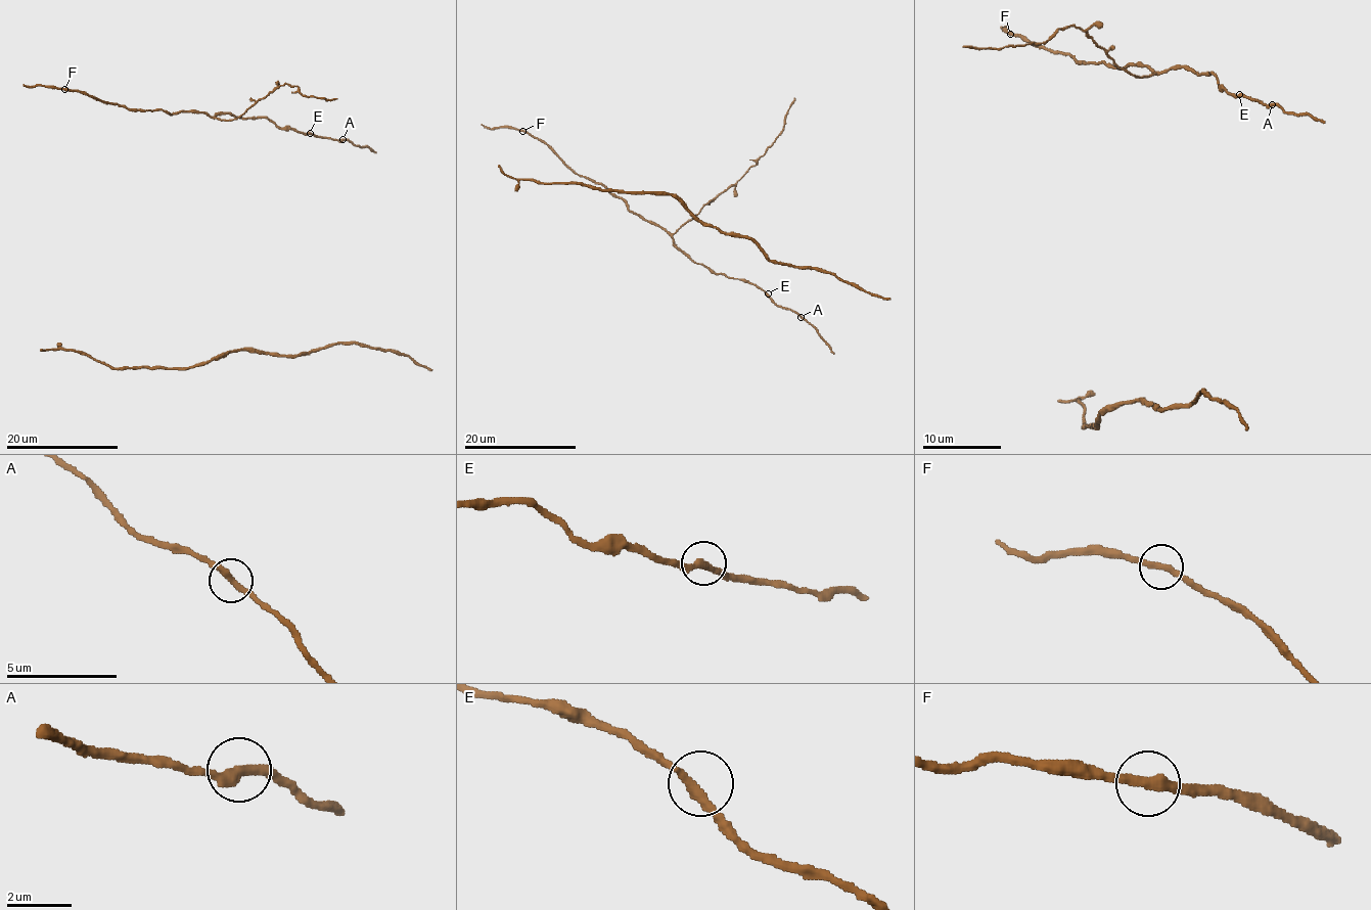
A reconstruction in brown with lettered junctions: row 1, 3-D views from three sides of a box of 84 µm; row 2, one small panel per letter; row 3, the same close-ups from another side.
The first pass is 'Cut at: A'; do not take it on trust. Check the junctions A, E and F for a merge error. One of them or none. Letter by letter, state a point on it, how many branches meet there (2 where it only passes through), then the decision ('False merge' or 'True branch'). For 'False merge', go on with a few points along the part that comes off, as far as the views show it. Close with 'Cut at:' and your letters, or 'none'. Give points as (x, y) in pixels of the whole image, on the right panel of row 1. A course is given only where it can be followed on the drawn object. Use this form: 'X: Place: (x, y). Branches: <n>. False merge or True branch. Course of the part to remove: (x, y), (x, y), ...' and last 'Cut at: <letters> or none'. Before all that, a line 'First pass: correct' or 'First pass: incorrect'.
First pass: correct
A: Place: (1272, 104). Branches: 2. False merge. Course of the part to remove: (1273, 104), (1278, 104), (1286, 112), (1310, 115), (1324, 123)
E: Place: (1239, 94). Branches: 2. True branch
F: Place: (1010, 34). Branches: 2. True branch
Cut at: A

